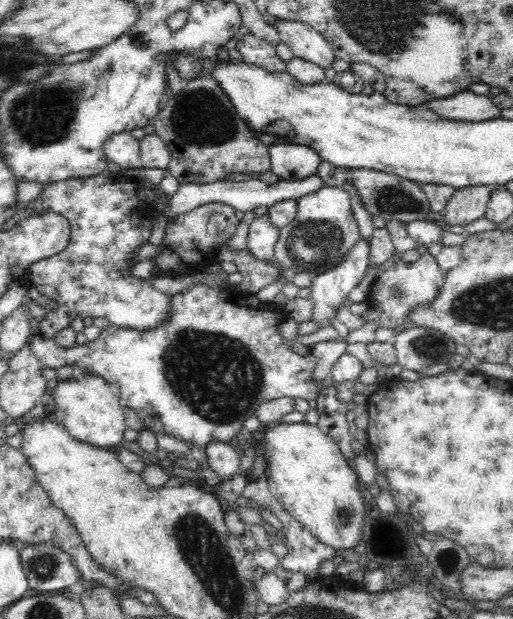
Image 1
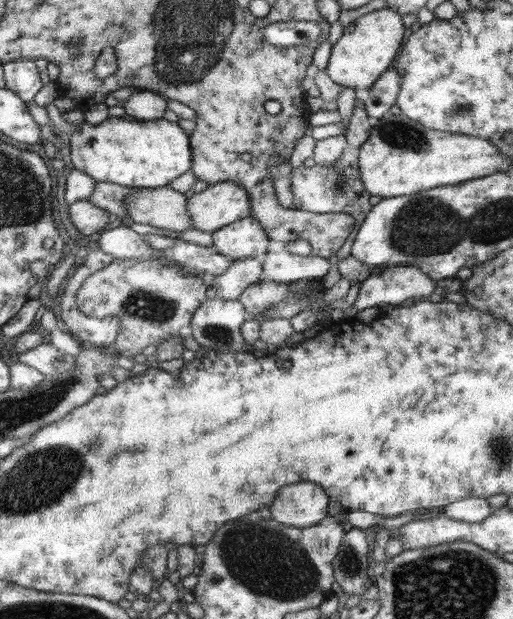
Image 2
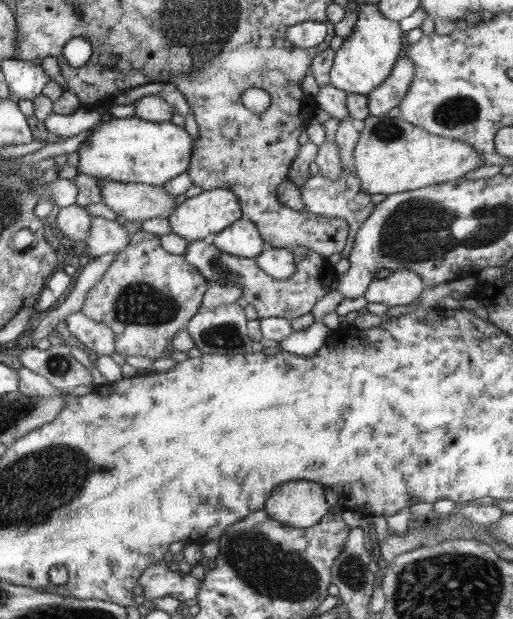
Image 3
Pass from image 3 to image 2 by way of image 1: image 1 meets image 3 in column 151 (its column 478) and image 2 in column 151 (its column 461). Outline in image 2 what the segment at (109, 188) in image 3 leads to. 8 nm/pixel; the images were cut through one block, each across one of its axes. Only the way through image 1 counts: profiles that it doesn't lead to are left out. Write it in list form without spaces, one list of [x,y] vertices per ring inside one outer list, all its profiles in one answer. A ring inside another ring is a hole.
[[[168,185],[158,189],[140,189],[127,199],[127,216],[134,223],[181,233],[193,226],[187,209],[188,200],[185,194]]]

